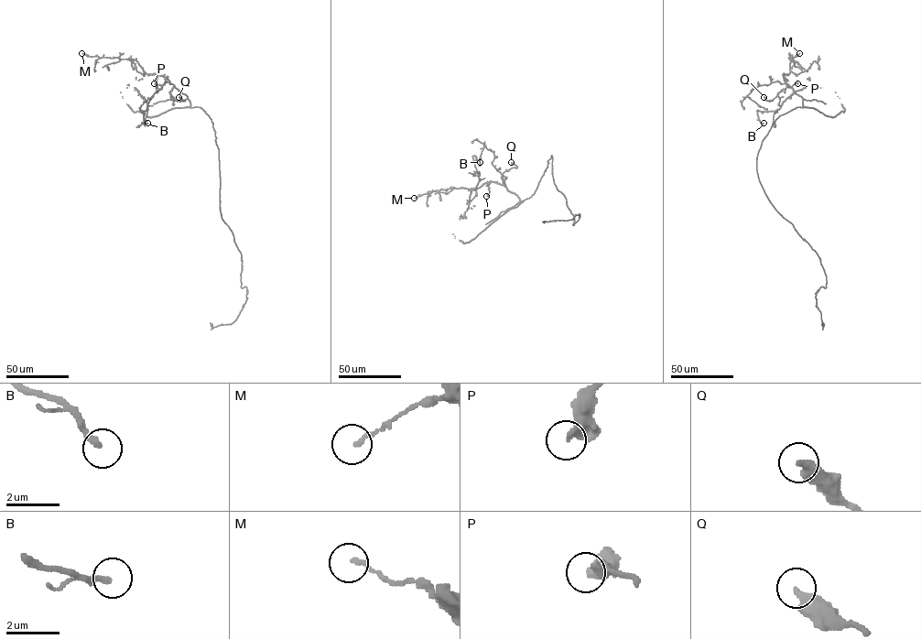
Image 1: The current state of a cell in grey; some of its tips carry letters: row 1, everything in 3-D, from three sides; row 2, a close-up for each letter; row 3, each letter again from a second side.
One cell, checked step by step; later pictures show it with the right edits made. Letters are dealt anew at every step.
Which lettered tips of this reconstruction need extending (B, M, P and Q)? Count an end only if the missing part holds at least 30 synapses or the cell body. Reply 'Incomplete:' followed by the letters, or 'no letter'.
Incomplete: no letter

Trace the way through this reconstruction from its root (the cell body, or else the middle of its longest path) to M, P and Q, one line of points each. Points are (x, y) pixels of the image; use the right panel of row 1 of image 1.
M: (762, 143), (779, 115), (802, 107), (802, 98), (786, 83), (783, 75), (790, 72), (789, 58), (799, 53)
P: (762, 143), (779, 115), (802, 107), (802, 98), (795, 92), (783, 75), (788, 87), (797, 83)
Q: (762, 143), (779, 115), (802, 107), (802, 98), (788, 85), (770, 101), (763, 97)

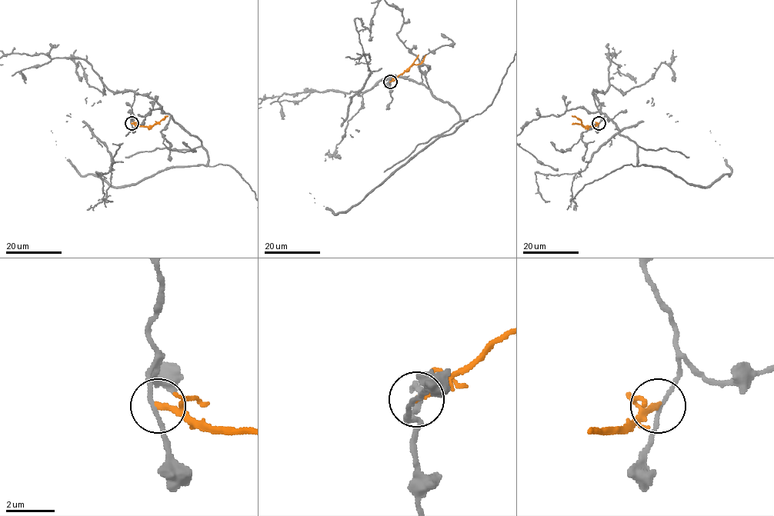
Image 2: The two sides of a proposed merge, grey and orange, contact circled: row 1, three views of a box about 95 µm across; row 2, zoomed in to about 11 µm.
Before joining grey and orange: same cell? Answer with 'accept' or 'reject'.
reject

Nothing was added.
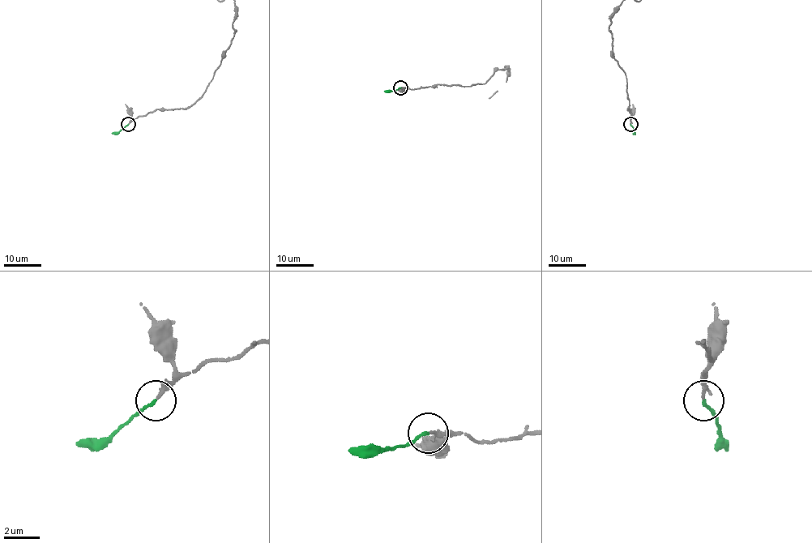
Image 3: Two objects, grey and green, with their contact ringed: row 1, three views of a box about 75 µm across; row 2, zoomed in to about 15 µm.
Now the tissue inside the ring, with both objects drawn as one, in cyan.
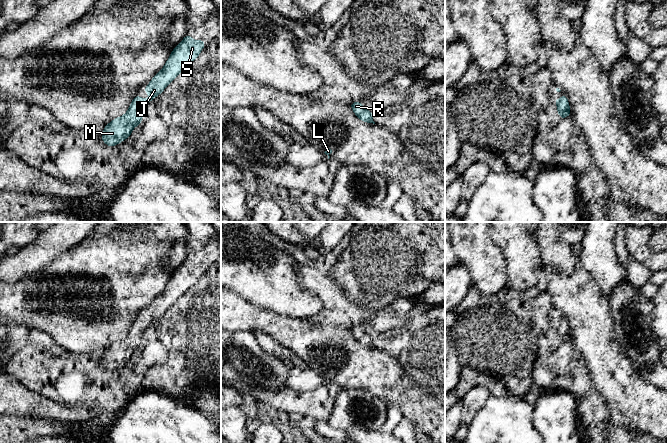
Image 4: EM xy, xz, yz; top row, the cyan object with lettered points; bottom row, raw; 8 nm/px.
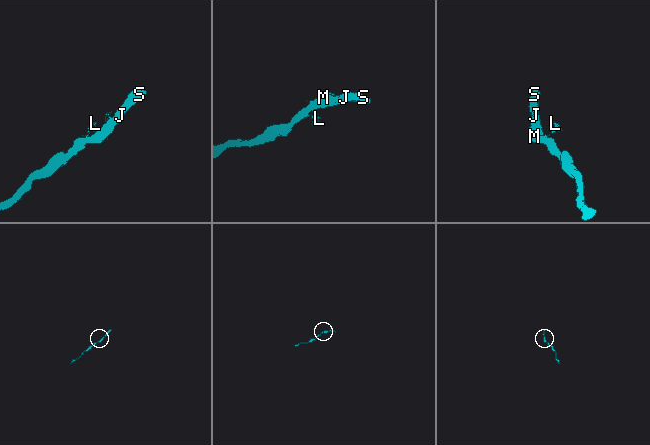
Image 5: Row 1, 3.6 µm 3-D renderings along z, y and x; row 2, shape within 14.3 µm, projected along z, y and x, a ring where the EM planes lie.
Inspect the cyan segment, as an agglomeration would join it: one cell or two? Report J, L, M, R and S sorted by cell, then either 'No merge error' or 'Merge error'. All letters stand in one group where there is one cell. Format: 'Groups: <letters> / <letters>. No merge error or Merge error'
Groups: J L M R S. No merge error

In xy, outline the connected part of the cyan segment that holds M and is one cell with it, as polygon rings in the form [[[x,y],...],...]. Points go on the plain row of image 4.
[[[185,259],[172,274],[163,292],[145,310],[144,316],[149,318],[149,323],[136,319],[124,339],[105,348],[101,364],[107,370],[114,371],[130,361],[133,353],[141,348],[146,335],[145,328],[152,327],[154,322],[200,279],[205,269],[203,263],[196,265],[190,259]]]

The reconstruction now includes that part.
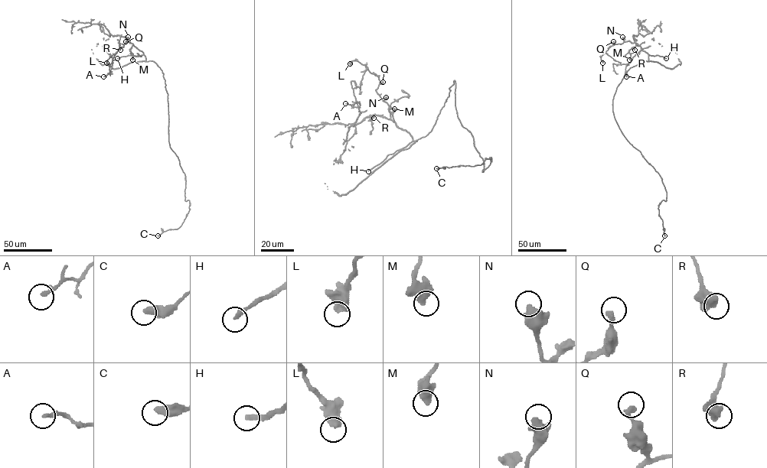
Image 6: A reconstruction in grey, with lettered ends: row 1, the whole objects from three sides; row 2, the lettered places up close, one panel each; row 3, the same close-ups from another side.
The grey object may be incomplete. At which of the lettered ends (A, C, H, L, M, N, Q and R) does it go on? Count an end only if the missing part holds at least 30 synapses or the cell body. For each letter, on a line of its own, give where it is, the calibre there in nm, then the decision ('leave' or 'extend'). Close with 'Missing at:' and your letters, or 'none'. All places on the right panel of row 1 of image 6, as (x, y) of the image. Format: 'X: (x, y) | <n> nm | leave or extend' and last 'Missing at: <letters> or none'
A: (626, 76) | 220 nm | leave
C: (664, 235) | 480 nm | leave
H: (666, 58) | 280 nm | extend
L: (602, 63) | 600 nm | leave
M: (629, 60) | 600 nm | leave
N: (622, 37) | 550 nm | leave
Q: (613, 41) | 320 nm | leave
R: (634, 50) | 650 nm | leave
Missing at: H

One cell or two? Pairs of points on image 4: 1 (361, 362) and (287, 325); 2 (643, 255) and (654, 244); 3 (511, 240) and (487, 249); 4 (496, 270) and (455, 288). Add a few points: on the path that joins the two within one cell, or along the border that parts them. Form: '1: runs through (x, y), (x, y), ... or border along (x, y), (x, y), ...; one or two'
1: runs through (345, 344), (336, 341), (309, 341), (306, 339); one
2: border along (652, 232), (648, 246), (656, 252); two
3: border along (489, 232), (492, 240), (501, 250), (506, 267); two
4: border along (458, 261), (466, 267), (471, 284); two

